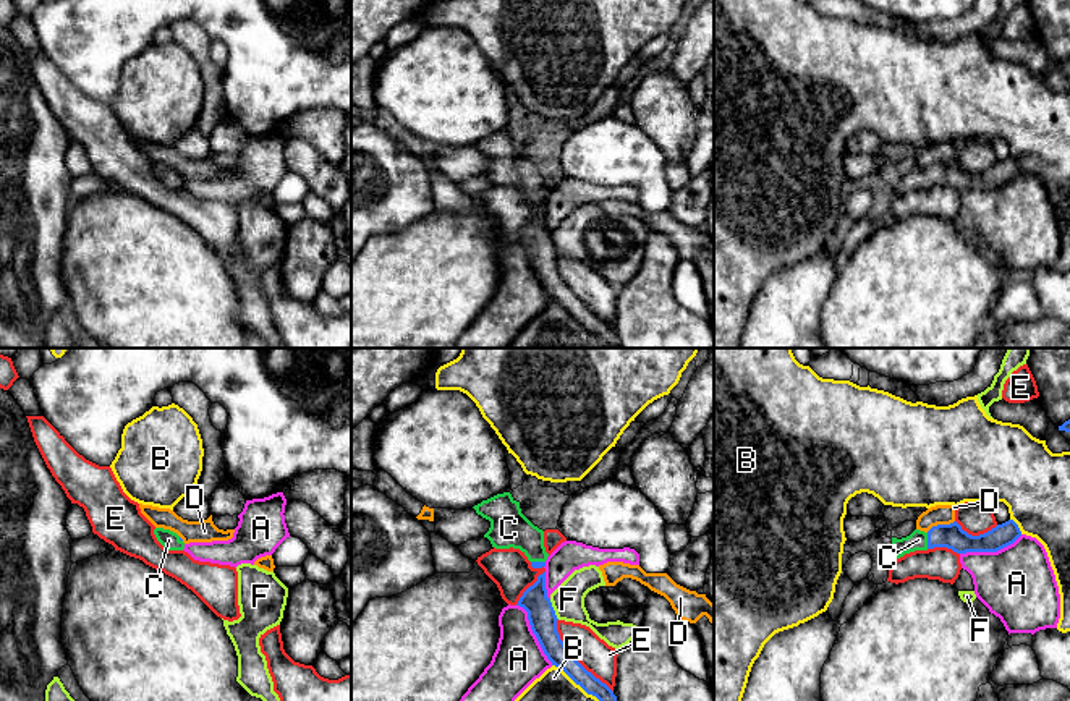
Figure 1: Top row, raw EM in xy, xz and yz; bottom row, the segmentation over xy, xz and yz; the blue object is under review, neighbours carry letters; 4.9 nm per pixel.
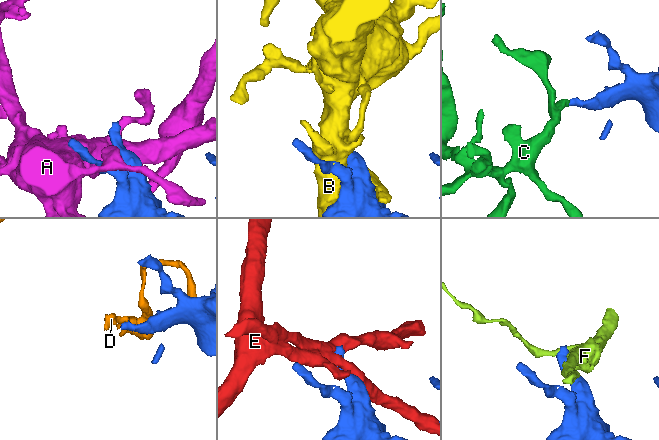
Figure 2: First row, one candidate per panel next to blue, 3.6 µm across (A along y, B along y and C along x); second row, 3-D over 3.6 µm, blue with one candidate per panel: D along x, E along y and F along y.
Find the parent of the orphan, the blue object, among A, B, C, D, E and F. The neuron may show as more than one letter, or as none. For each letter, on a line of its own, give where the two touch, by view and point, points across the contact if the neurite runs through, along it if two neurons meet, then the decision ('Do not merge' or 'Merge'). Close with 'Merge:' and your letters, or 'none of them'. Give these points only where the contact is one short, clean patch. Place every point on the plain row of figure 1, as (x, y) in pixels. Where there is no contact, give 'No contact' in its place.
A: Touches blue at xz (533, 269). Do not merge
B: Touches blue at yz (1017, 164). Do not merge
C: Touches blue at yz (928, 178). Path across: yz (952, 174), (936, 174), (928, 178), (918, 177). Merge
D: Touches blue at yz (939, 162). Boundary: yz (954, 157), (944, 162), (933, 162), (926, 169). Do not merge
E: Touches blue at xz (575, 295). Do not merge
F: Touches blue at xz (552, 246). Boundary: xz (549, 237), (559, 256). Do not merge
Merge: C

